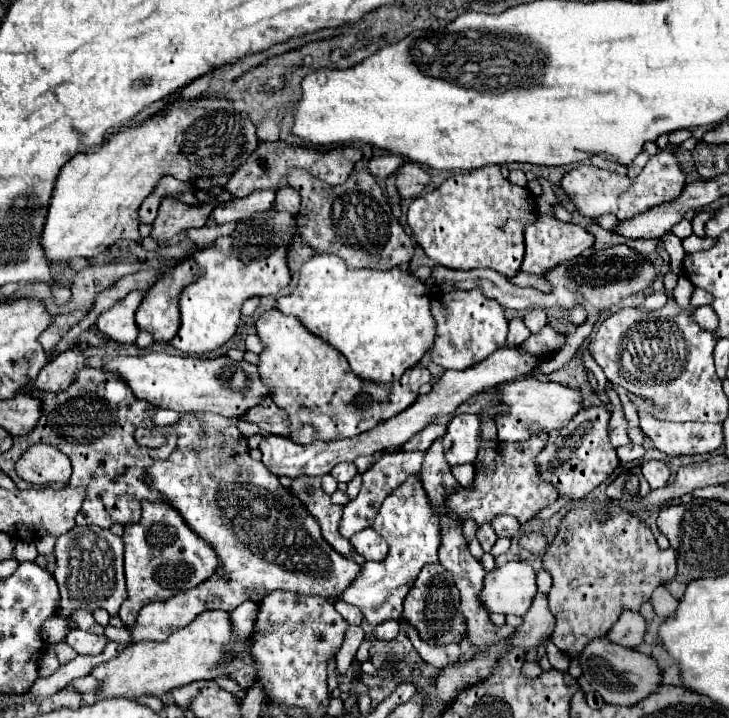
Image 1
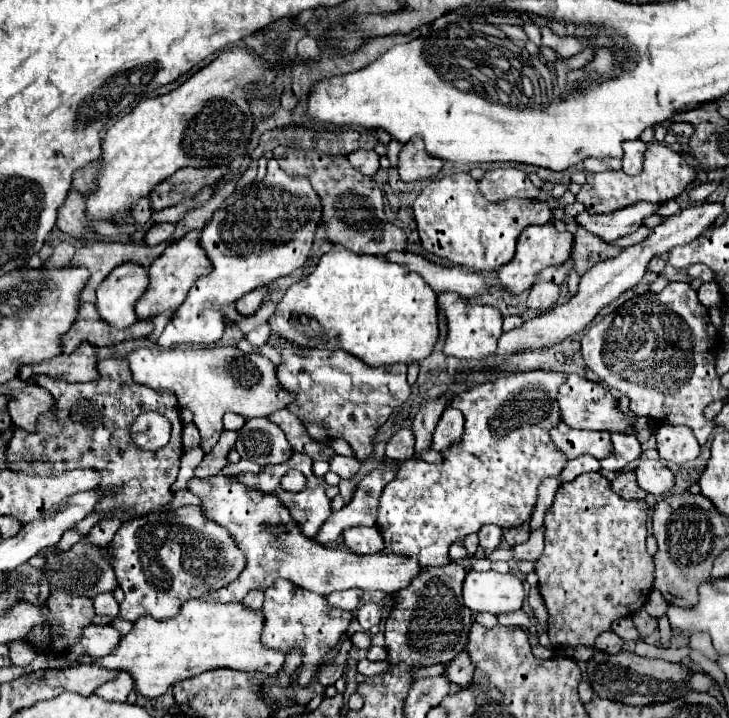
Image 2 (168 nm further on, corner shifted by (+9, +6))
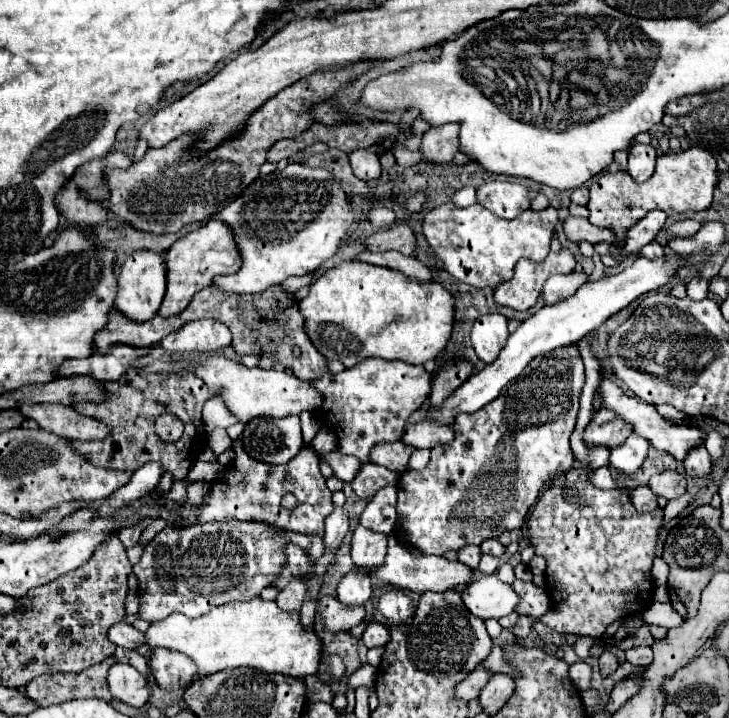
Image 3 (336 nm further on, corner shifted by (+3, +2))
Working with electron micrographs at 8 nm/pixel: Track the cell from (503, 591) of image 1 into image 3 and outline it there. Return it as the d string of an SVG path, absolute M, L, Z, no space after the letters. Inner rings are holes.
M495 574L483 576L479 578L479 582L465 586L465 590L461 592L461 600L467 610L481 620L499 620L501 616L511 614L519 604L519 596L515 594L515 590L509 584L499 582Z

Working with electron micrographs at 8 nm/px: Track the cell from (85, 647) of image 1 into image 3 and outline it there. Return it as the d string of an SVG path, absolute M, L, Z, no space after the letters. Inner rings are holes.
M119 622L109 630L109 640L127 650L139 650L145 644L145 634L129 622Z

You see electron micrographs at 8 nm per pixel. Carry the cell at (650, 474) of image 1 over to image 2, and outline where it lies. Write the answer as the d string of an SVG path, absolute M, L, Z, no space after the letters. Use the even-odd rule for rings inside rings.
M641 460L641 464L635 468L635 474L639 486L655 496L669 492L675 484L673 472L661 460Z

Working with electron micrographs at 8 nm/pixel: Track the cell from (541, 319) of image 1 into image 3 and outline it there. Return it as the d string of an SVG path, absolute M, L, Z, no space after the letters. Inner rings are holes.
M571 272L567 276L553 276L547 280L543 288L543 298L547 304L555 304L559 300L565 300L567 296L575 294L579 286L589 282L589 276L585 272Z

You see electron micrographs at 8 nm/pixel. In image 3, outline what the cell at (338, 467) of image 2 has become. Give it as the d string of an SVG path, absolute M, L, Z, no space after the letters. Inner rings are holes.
M363 464L363 468L359 470L359 474L355 476L355 480L351 482L355 494L363 500L373 498L383 486L387 484L395 484L397 482L397 474L393 474L391 470L377 466L377 464Z

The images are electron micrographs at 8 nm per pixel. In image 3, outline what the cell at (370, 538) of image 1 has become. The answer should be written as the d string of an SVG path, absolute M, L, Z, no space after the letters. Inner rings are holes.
M357 526L351 542L351 558L353 564L363 566L381 566L387 554L387 536L379 532L371 532L363 526Z

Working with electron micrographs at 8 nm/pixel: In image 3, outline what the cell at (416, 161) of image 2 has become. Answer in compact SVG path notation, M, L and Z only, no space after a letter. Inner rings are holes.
M433 126L423 134L421 152L425 160L445 166L461 166L467 164L471 158L459 150L459 126Z

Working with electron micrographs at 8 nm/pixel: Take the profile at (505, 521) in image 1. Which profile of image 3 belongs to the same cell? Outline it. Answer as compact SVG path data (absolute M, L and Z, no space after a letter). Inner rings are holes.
M491 538L491 540L485 540L485 542L481 544L481 552L483 552L483 554L491 554L491 556L495 556L495 558L501 558L501 556L505 554L505 546L501 546L495 538Z

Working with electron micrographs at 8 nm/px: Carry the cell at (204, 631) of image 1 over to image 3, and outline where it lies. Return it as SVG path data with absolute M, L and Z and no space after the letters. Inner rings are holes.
M263 598L217 606L199 618L171 614L161 622L151 624L145 634L149 650L169 648L187 654L197 664L199 676L207 676L225 668L251 666L265 672L281 672L303 678L319 670L323 648L315 630L303 628L299 614L285 614L285 610L275 606L275 600L269 602Z

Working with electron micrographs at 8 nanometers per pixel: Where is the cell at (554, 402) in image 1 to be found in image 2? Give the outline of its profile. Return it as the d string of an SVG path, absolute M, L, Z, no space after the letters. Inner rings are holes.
M577 374L567 376L567 382L561 384L561 390L557 392L557 404L561 410L561 422L565 422L571 428L587 428L587 430L607 430L607 432L633 432L631 418L635 414L619 412L617 402L613 400L613 394L605 390L601 384L595 384L587 378L581 378Z

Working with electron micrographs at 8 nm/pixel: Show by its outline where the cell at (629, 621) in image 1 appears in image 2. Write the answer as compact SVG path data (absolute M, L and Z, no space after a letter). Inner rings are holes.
M607 630L603 634L599 634L597 642L595 642L595 648L597 650L603 650L603 652L609 652L609 654L617 654L623 646L623 638L619 634L615 634L613 630Z

